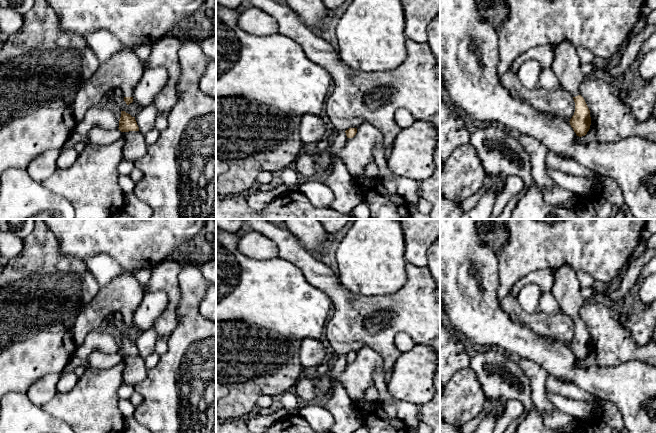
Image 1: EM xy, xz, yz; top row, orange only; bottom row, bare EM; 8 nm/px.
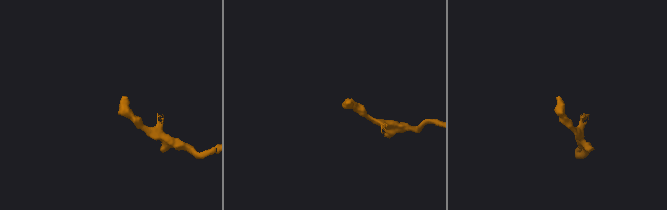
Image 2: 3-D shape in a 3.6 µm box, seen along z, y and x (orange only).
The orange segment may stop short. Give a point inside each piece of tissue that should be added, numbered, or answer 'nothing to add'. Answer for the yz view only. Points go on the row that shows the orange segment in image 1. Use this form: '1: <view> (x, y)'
1: yz (566, 67)

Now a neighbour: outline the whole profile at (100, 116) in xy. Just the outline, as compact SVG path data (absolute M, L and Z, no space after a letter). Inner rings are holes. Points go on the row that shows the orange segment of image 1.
M101 104L88 109L84 117L77 121L74 131L79 134L88 134L95 126L116 130L119 128L119 119L104 104Z

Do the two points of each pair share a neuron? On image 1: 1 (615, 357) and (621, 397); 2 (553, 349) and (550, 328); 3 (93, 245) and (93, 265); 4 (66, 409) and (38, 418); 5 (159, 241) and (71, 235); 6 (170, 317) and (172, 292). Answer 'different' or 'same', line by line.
1: different
2: different
3: different
4: different
5: same
6: same

